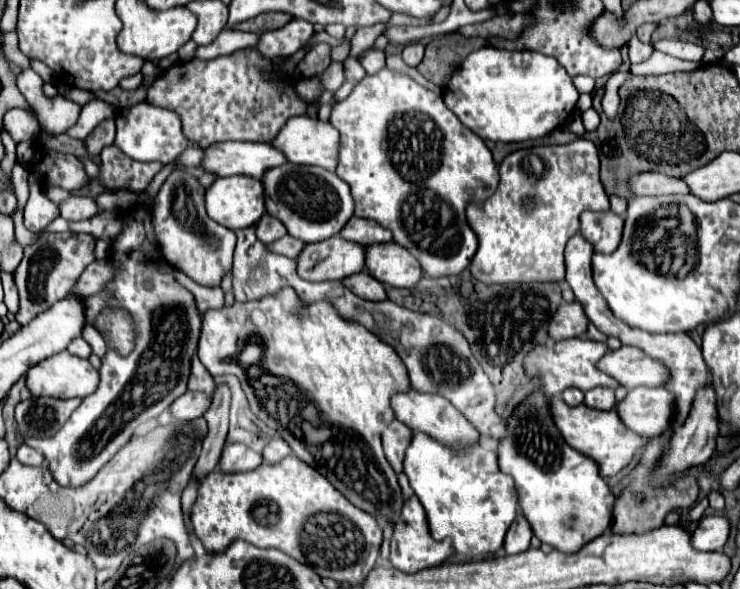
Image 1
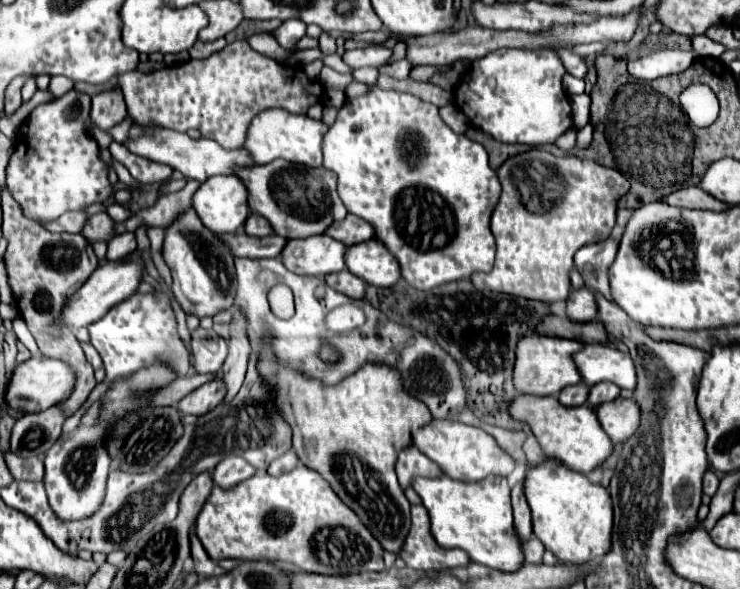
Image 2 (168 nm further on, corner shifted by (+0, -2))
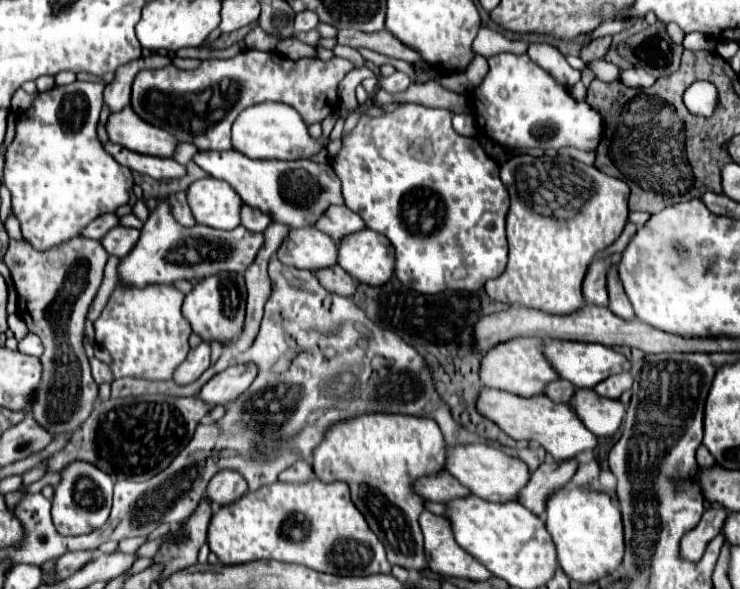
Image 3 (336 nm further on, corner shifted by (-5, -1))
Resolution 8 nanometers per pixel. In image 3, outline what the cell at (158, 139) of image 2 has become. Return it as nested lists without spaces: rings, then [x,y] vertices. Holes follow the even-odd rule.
[[[131,108],[109,116],[107,134],[113,144],[159,158],[173,158],[179,144],[173,134],[141,120]]]

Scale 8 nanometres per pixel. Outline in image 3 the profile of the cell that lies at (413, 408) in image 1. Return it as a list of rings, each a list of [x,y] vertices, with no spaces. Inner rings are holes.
[[[457,444],[447,446],[445,450],[445,470],[455,476],[471,494],[489,500],[489,502],[503,502],[503,500],[517,500],[517,492],[529,480],[529,468],[523,460],[505,454],[499,448],[489,444]]]

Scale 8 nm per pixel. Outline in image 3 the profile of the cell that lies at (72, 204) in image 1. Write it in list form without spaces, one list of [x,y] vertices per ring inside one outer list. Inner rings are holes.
[[[117,224],[117,226],[113,226],[99,242],[103,244],[103,248],[105,248],[109,254],[113,254],[113,256],[117,256],[117,258],[123,258],[125,254],[129,254],[129,250],[131,250],[133,244],[137,242],[137,238],[139,238],[139,230],[135,230],[135,228],[125,228],[125,226]]]

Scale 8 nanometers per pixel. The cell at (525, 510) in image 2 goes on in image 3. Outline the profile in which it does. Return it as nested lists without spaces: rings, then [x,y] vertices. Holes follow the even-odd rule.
[[[565,460],[565,462],[543,462],[529,478],[525,488],[519,492],[519,502],[533,512],[535,516],[543,516],[545,512],[545,500],[547,496],[569,484],[573,474],[577,470],[577,460]]]

